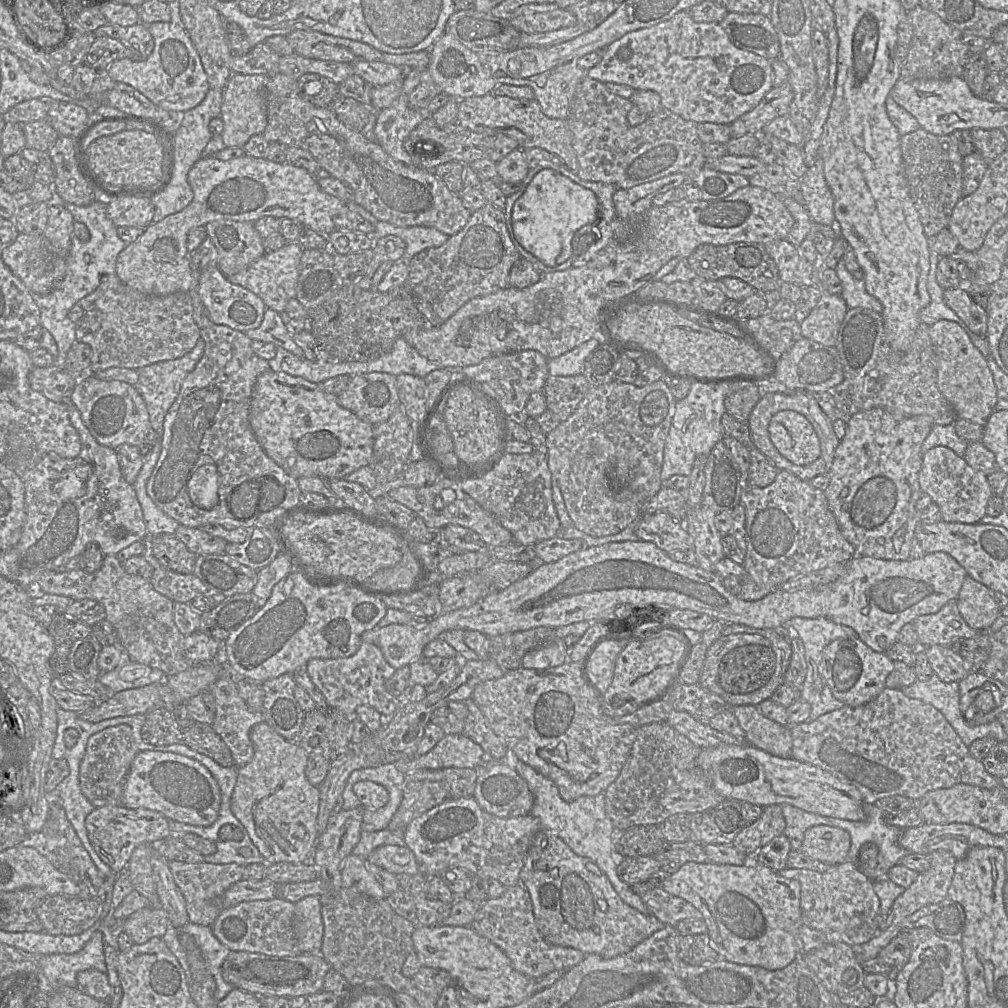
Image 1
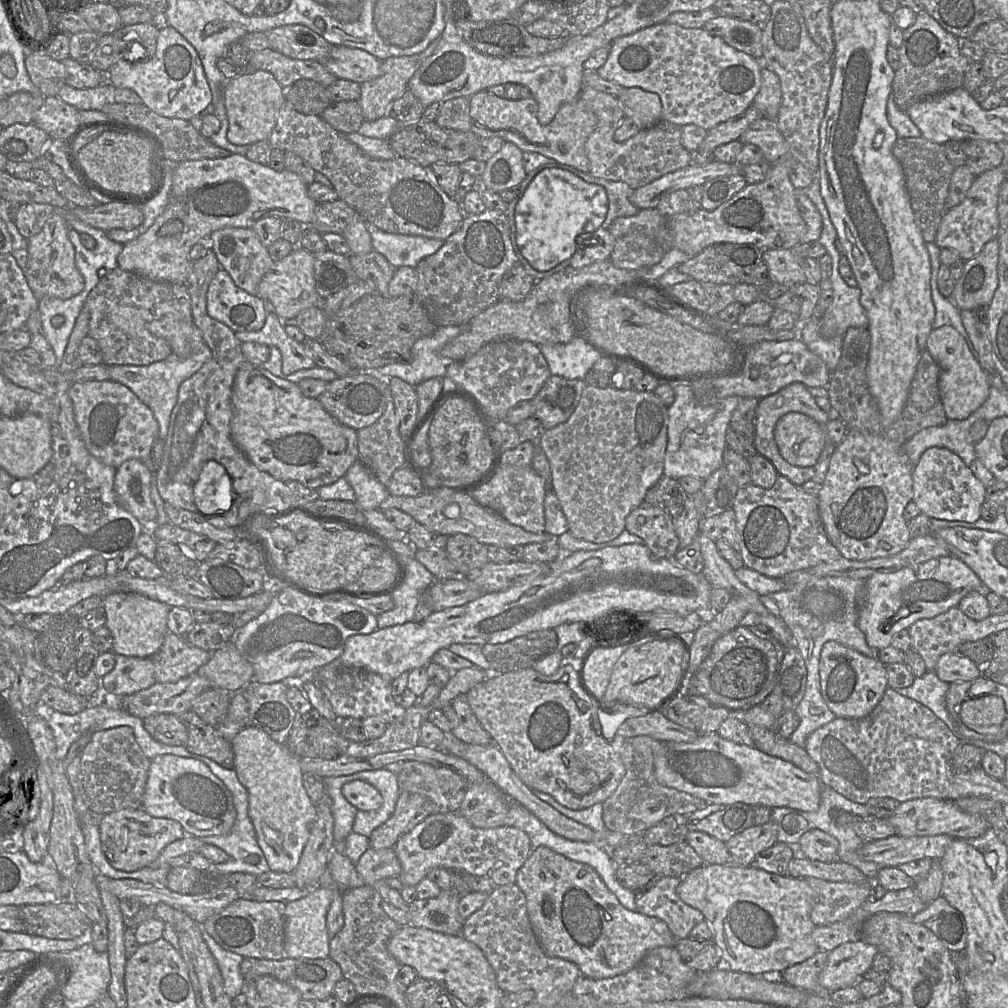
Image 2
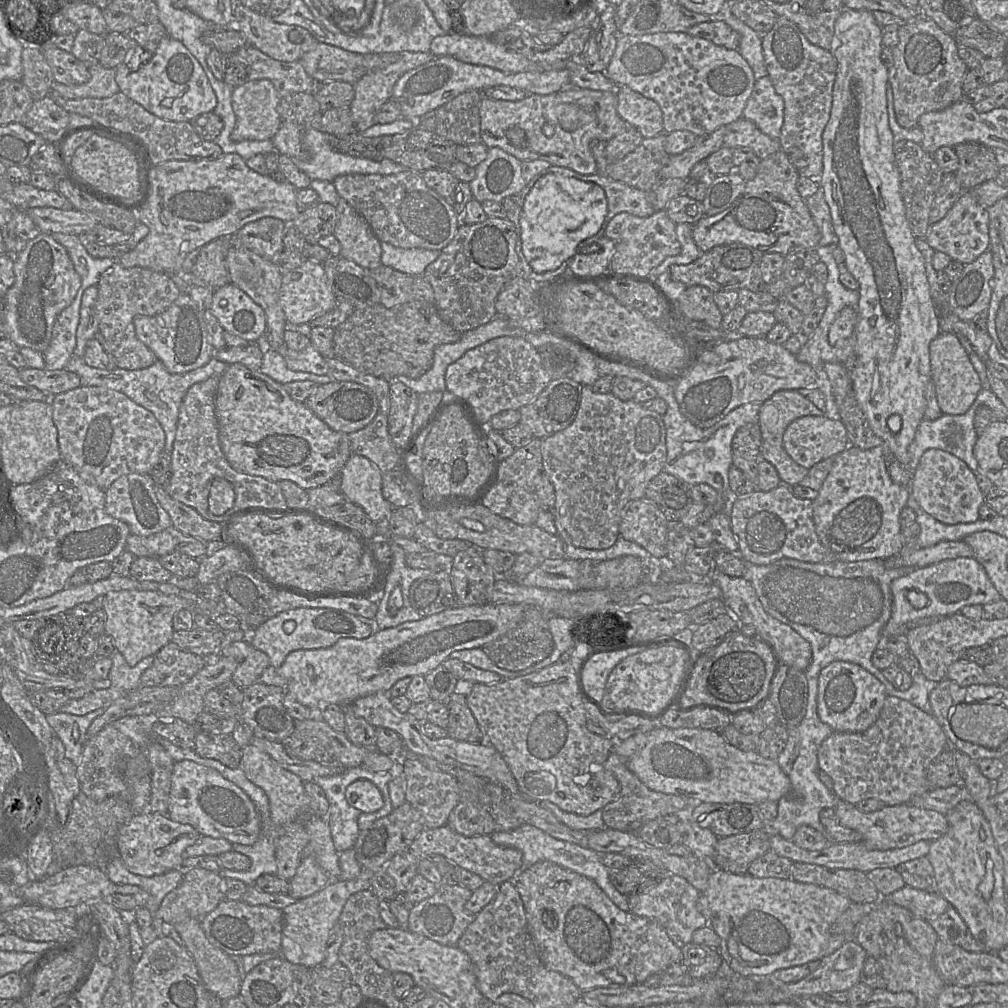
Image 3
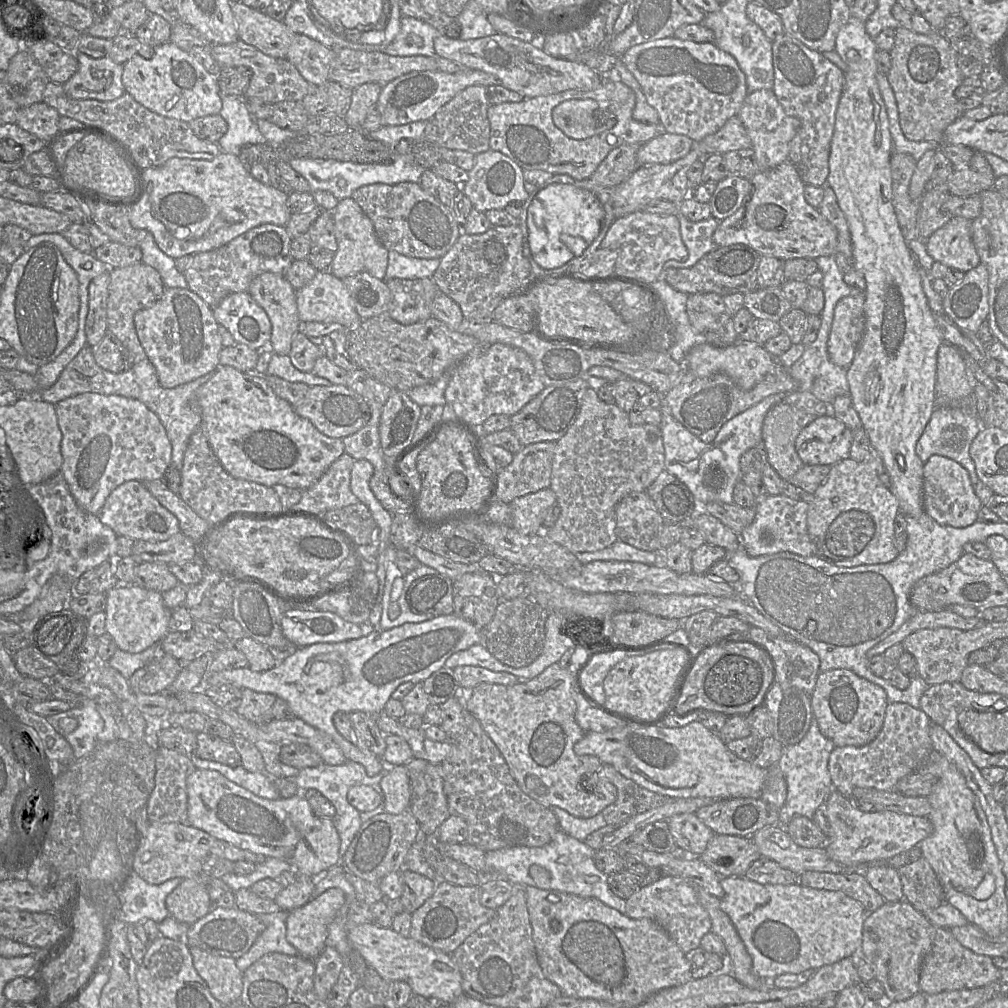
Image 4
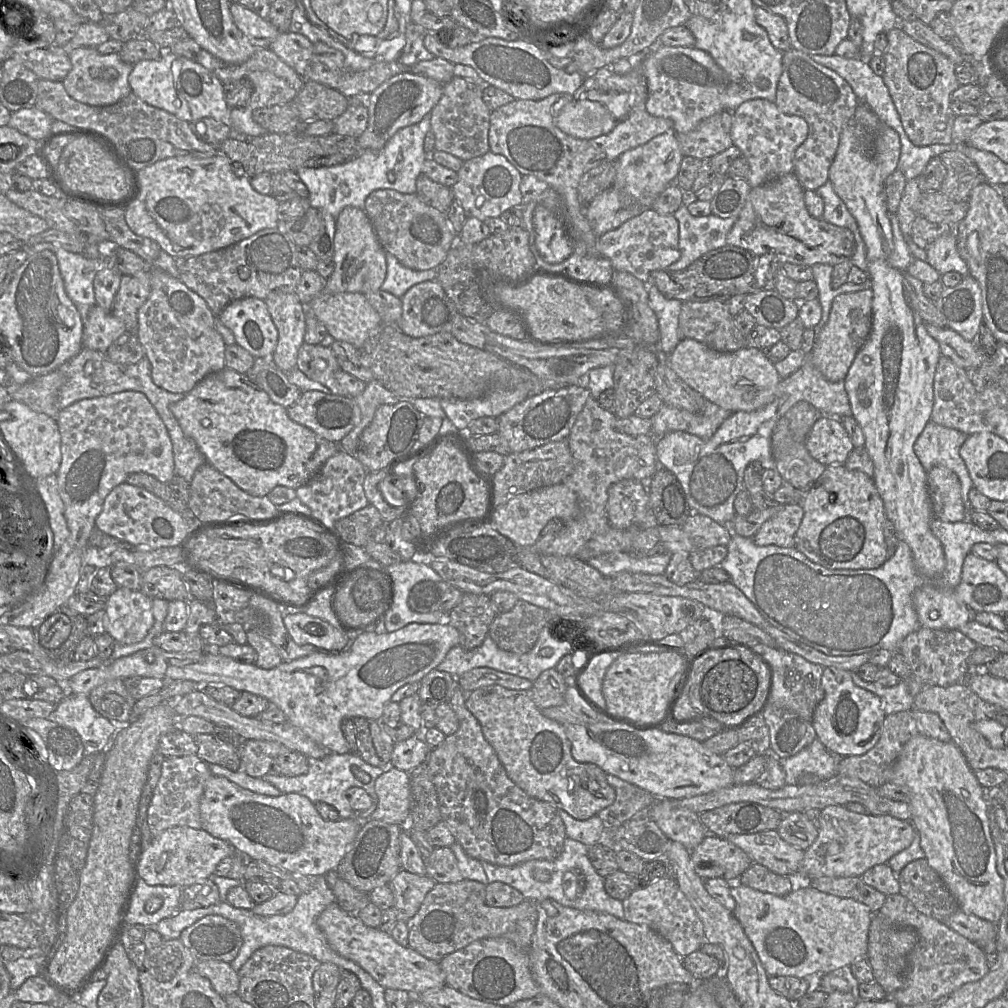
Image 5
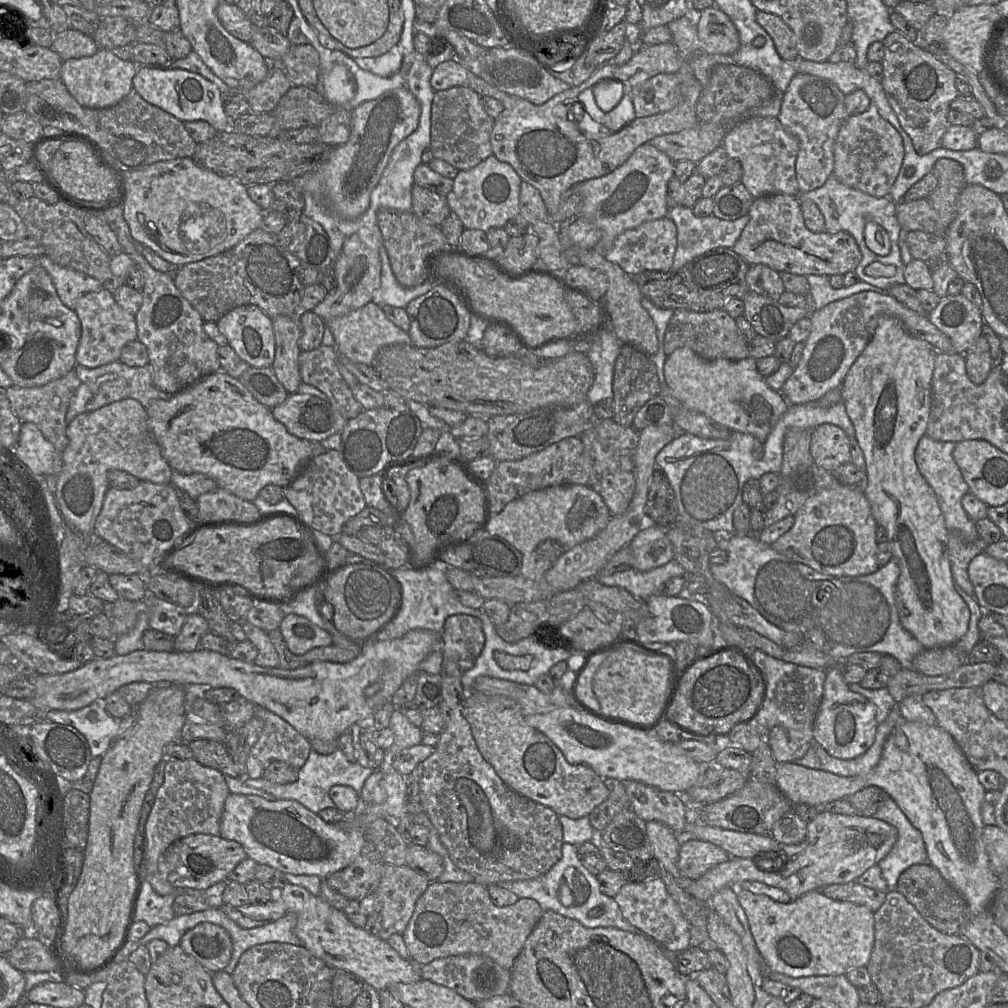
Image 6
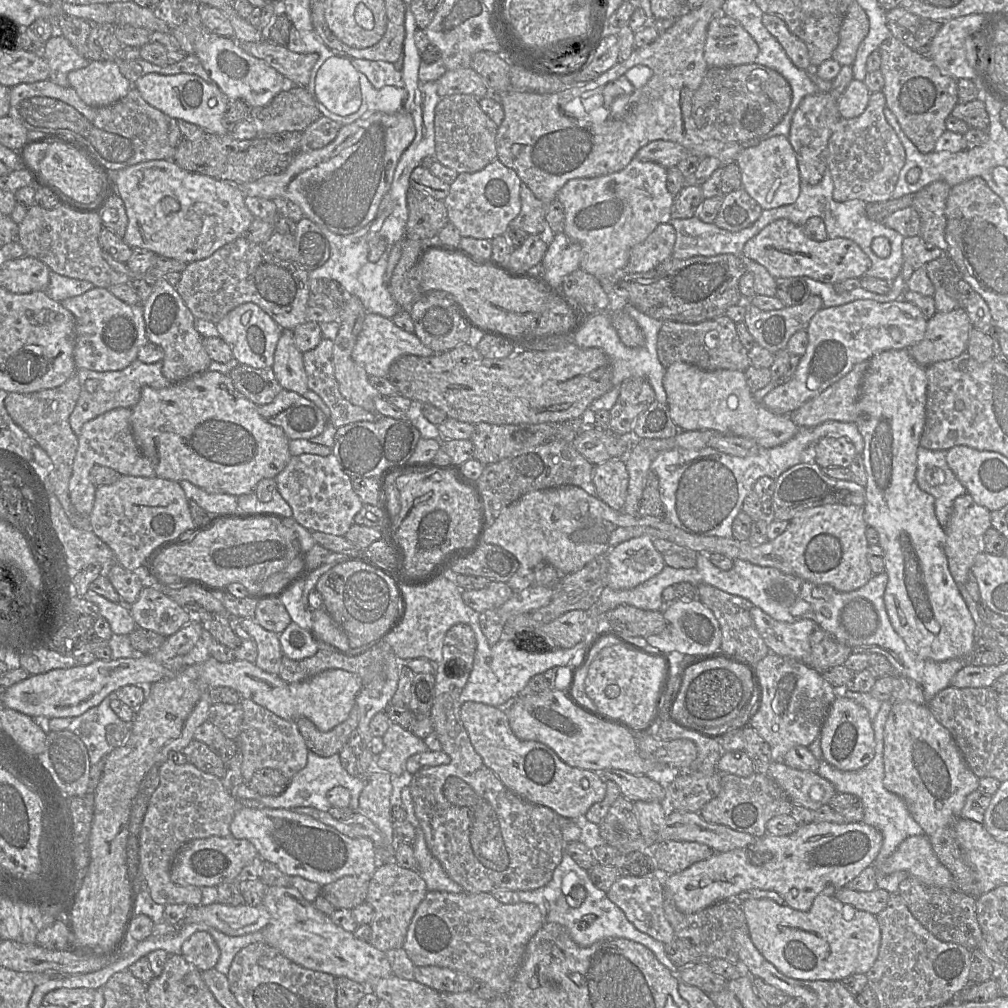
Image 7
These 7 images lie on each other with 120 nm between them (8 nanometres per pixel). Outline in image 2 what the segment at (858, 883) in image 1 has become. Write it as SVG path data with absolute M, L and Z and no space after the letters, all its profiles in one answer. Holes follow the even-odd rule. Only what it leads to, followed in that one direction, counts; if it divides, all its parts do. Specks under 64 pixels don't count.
M814 877L803 879L816 894L816 903L810 913L815 926L826 926L844 920L872 897L872 886Z

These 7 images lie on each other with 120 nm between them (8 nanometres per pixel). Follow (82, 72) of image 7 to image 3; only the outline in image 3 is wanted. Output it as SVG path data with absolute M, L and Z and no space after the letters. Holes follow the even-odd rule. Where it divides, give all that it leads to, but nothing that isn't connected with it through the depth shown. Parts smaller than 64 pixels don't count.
M99 63L87 64L90 79L81 85L64 85L54 82L51 95L66 99L106 98L120 91L115 81L115 69L104 68Z

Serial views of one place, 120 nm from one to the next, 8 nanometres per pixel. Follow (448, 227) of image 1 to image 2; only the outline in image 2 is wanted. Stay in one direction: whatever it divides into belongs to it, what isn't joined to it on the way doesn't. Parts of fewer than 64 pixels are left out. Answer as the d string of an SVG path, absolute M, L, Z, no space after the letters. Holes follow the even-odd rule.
M287 102L282 105L267 141L271 147L297 154L315 171L324 174L332 183L340 200L351 206L366 222L382 231L445 241L458 230L465 217L461 204L439 186L429 168L402 157L390 160L371 158L351 142L346 134L335 130L320 115L302 114Z

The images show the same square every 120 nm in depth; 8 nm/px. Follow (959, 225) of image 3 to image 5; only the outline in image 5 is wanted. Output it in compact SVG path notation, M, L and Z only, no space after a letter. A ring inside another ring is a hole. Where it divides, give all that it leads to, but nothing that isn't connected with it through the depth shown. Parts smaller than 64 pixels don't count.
M954 228L952 232L937 238L925 250L927 254L927 263L941 276L951 271L958 272L962 276L969 274L968 265L961 258L957 250Z

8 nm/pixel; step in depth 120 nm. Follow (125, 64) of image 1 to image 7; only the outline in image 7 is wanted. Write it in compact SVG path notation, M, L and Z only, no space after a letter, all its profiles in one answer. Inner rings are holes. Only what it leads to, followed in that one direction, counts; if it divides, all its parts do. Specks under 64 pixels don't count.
M149 73L139 78L133 86L149 105L175 120L187 121L201 127L205 132L216 135L225 135L229 132L226 123L227 97L217 85L211 85L199 76L187 73Z

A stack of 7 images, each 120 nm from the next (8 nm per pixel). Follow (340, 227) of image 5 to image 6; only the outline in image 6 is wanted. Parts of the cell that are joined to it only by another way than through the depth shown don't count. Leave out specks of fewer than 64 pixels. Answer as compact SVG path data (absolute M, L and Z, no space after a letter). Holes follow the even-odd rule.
M357 233L349 236L343 244L341 253L334 263L337 286L328 292L313 312L325 323L334 318L344 316L372 301L374 292L380 287L381 260L378 252L365 246Z

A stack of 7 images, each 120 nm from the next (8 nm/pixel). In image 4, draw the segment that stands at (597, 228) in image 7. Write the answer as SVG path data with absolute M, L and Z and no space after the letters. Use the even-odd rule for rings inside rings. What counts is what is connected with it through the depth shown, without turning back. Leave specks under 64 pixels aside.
M661 131L640 146L637 153L638 167L675 162L686 156L693 147L694 140L687 136Z

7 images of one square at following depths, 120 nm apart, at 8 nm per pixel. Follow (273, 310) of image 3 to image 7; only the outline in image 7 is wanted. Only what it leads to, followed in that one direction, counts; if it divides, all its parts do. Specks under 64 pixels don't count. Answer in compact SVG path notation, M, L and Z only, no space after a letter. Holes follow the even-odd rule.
M282 330L274 353L272 371L283 389L300 395L309 389L303 353L295 345L292 330Z

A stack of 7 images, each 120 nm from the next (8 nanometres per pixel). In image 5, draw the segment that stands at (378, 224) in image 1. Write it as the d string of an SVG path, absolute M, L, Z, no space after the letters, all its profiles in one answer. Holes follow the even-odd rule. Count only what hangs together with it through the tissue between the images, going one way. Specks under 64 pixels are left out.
M386 252L387 273L381 286L381 290L402 298L402 296L414 285L436 280L438 269L433 268L424 271L413 270L403 266L395 256Z

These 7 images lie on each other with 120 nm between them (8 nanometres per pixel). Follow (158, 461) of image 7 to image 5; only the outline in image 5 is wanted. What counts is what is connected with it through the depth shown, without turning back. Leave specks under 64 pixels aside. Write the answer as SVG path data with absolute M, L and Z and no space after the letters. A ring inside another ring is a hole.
M229 368L206 376L183 399L171 404L170 410L184 434L195 441L206 462L252 496L267 496L276 486L297 490L340 450L339 443L326 440L291 420L287 408L273 402L246 374Z

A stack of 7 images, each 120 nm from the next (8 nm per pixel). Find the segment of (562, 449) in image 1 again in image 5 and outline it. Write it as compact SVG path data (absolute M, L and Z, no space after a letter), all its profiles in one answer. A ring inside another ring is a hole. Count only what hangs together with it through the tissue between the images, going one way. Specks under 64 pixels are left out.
M590 395L567 438L574 469L563 482L576 493L580 513L574 520L564 523L559 533L541 536L530 546L536 553L575 557L589 540L611 528L606 512L609 487L623 479L648 482L659 469L657 440L651 434L631 436L618 432L615 429L617 419L614 413L603 409L598 399Z

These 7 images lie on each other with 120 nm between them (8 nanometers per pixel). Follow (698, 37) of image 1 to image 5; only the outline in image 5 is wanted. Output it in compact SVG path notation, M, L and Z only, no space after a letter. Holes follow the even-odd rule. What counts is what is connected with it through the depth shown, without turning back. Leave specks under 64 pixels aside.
M656 45L643 55L641 71L647 82L647 112L670 119L676 134L695 129L701 121L723 110L721 96L729 84L728 76L703 50Z

